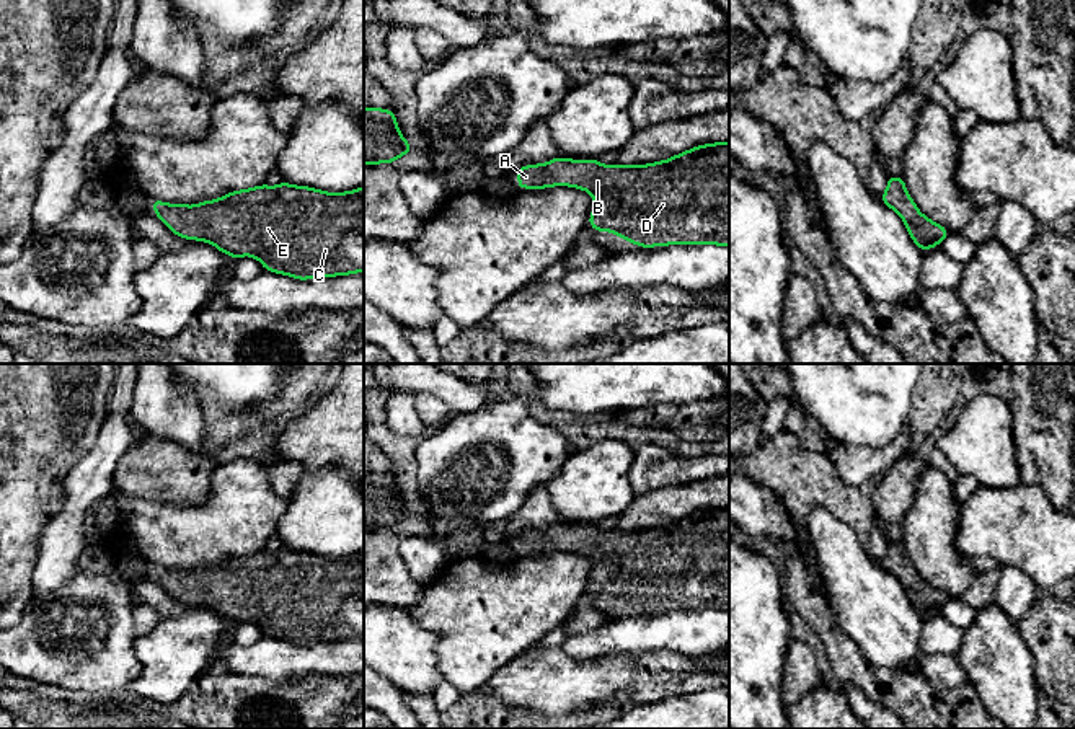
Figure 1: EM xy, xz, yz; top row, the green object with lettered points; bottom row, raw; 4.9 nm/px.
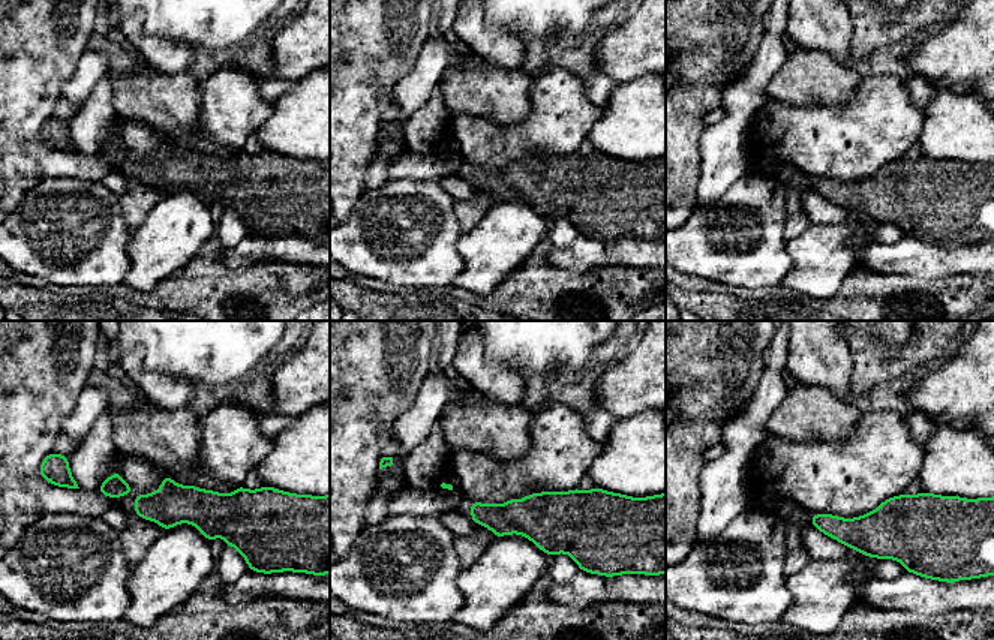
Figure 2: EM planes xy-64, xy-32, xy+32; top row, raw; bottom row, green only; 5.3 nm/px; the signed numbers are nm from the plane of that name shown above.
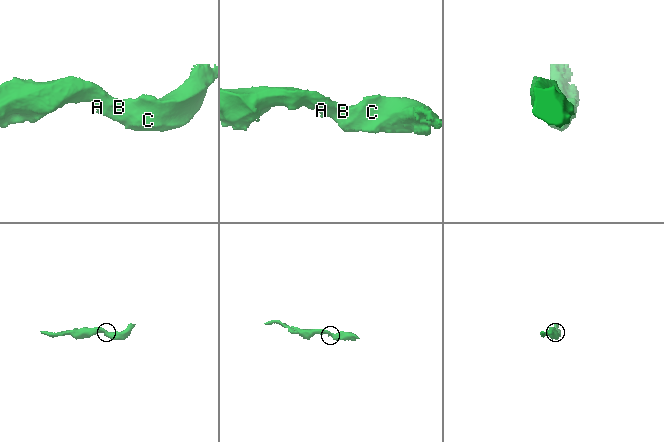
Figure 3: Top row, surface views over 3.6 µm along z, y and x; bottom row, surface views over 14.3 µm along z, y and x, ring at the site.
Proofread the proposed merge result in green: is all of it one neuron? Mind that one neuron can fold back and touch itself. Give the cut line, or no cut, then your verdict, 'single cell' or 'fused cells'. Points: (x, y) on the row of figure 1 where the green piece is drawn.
cut none; single cell

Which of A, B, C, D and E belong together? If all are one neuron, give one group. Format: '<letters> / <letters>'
A B C D E

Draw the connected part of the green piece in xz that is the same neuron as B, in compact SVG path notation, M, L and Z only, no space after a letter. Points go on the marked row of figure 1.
M729 142L693 147L669 160L626 166L602 165L597 158L576 161L556 157L546 163L524 165L517 170L520 189L546 189L553 186L577 188L594 199L587 225L595 232L610 232L639 248L669 245L729 246Z

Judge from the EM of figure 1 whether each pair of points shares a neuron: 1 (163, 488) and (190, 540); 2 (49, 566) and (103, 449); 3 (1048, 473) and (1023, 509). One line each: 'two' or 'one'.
1: two
2: one
3: two

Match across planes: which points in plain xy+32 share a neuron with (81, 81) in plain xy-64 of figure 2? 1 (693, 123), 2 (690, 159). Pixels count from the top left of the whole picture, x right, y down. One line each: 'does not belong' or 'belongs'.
1: does not belong
2: does not belong

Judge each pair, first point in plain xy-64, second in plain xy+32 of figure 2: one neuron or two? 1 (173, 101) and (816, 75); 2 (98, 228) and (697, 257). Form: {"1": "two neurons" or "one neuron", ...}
{"1": "one neuron", "2": "one neuron"}

